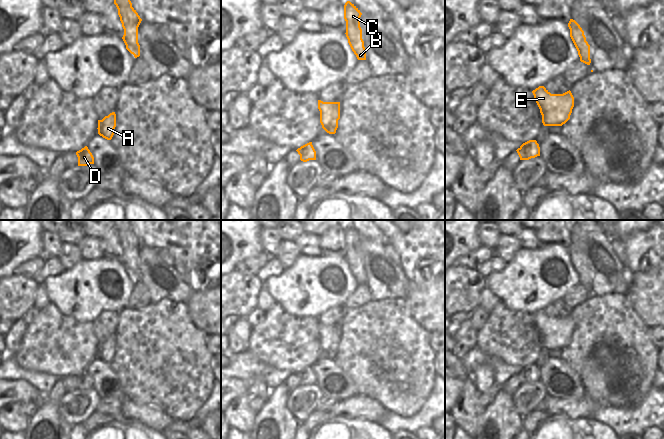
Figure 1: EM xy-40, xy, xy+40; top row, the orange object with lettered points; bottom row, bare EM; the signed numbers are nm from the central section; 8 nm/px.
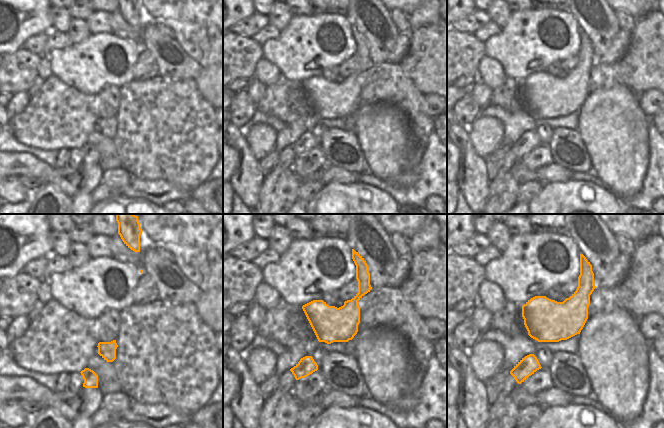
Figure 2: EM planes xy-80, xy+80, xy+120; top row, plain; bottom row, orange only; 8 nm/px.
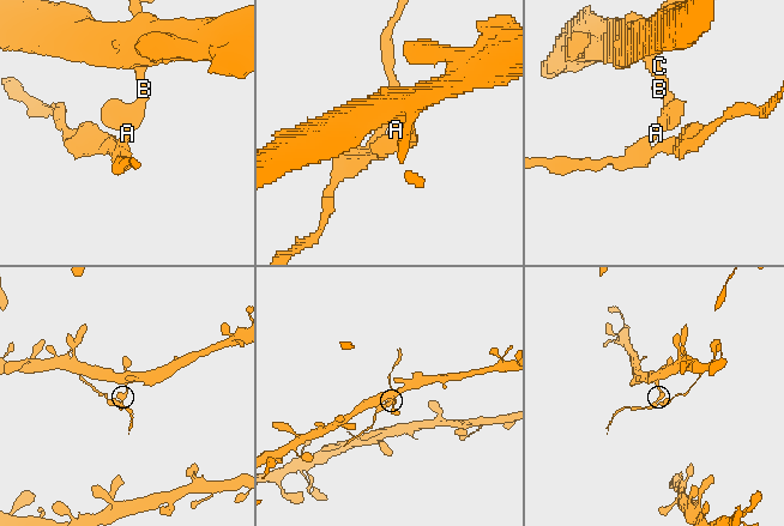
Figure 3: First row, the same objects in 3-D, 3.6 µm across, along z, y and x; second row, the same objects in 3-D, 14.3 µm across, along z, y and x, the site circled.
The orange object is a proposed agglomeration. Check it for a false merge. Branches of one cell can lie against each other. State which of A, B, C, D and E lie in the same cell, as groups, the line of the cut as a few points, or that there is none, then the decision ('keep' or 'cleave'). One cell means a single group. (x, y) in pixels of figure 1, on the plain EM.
A D / B C E; cut in xy along (337, 343), (334, 343), (324, 353); cleave

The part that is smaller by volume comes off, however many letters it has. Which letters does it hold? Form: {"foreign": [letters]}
{"foreign": ["A", "D"]}

